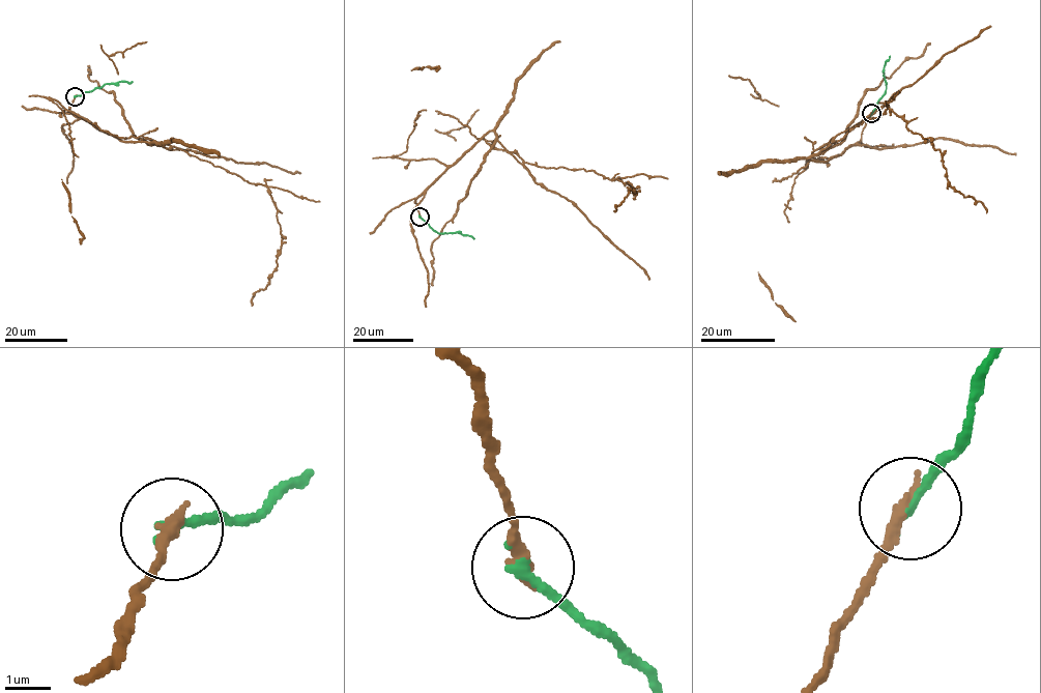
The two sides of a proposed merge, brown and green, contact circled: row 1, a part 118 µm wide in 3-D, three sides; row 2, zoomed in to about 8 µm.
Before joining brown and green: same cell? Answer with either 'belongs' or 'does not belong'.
does not belong

